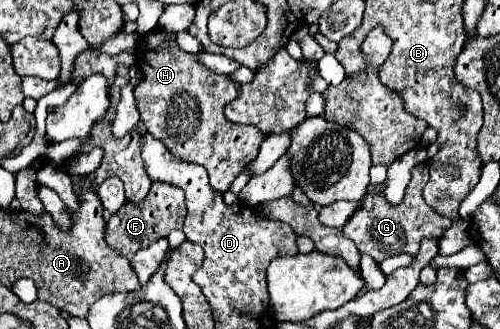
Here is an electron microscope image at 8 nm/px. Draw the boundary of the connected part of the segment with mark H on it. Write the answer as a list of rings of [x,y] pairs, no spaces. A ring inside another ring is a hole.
[[[156,28],[156,30],[148,32],[146,36],[140,36],[140,50],[136,44],[136,62],[140,62],[138,68],[142,72],[142,80],[140,80],[140,86],[134,88],[134,96],[138,100],[140,120],[142,120],[144,128],[154,138],[162,140],[164,146],[174,156],[178,156],[186,162],[204,166],[210,176],[210,186],[218,192],[226,192],[230,188],[232,180],[242,172],[242,168],[248,166],[258,156],[260,144],[264,140],[264,134],[256,126],[232,124],[224,116],[224,106],[238,96],[240,84],[234,82],[228,74],[212,72],[210,68],[200,64],[196,60],[196,56],[180,50],[180,46],[176,44],[176,32],[166,32],[162,28]]]

